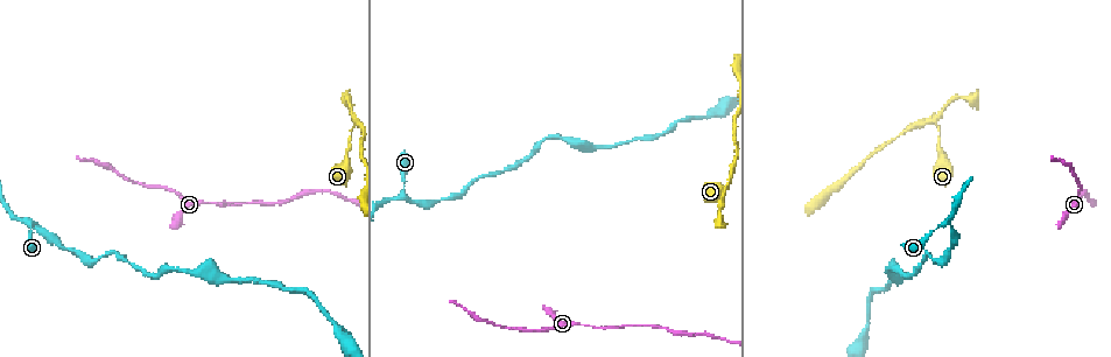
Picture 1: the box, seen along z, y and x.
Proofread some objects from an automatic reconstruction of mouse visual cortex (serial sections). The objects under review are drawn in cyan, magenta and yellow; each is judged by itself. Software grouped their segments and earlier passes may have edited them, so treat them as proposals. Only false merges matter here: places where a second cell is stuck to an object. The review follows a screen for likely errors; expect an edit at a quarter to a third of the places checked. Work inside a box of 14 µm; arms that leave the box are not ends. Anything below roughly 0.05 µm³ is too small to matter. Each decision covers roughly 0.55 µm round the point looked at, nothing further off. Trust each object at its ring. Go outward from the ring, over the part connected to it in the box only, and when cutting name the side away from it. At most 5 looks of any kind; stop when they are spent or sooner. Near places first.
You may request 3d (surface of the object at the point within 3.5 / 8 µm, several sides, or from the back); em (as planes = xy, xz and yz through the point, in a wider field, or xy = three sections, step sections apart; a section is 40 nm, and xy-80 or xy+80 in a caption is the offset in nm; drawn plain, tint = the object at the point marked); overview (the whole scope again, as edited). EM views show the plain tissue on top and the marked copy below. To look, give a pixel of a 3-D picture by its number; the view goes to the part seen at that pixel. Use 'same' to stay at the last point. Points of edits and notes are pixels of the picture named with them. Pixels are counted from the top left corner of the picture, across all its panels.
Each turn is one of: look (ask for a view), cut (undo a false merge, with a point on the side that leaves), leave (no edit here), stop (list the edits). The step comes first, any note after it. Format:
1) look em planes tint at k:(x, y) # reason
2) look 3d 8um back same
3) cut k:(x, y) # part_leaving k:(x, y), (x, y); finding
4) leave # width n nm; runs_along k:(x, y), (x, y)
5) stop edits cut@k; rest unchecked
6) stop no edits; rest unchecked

look 3d 3.5um at 1:(32, 224) # three arms meet

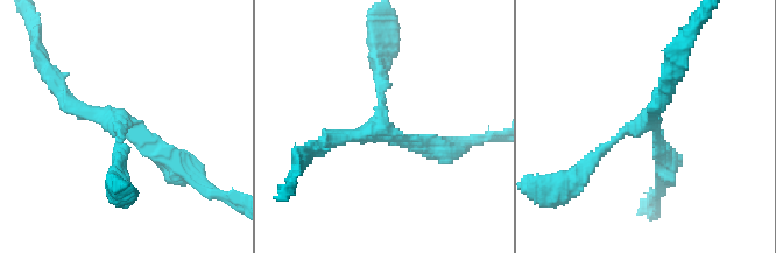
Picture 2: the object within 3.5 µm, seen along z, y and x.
look em planes tint at 2:(117, 121) # arms 3; arm_widths 150, 200, 250 nm

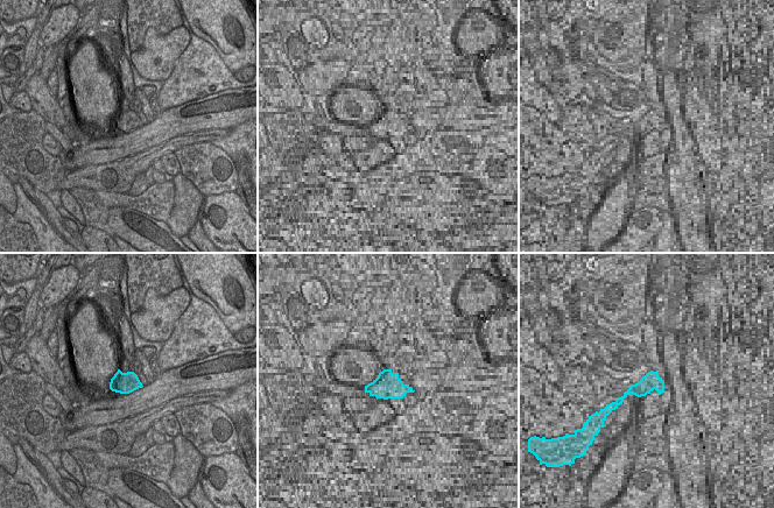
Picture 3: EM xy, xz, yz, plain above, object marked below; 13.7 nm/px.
leave # runs_along 2:(380, 69), (380, 126), (437, 150); all the same cell

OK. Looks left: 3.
look 3d 8um at 1:(351, 132) # narrows sharply

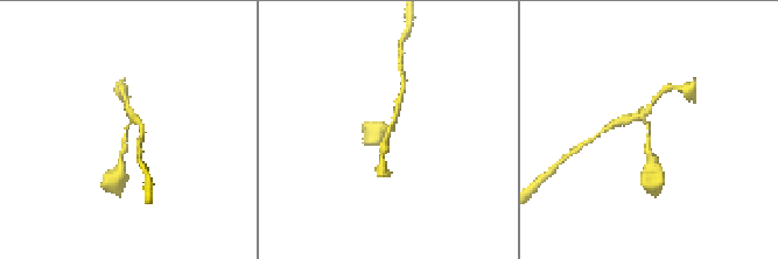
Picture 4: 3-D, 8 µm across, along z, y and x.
look 3d 3.5um at 4:(126, 129) # zoom in

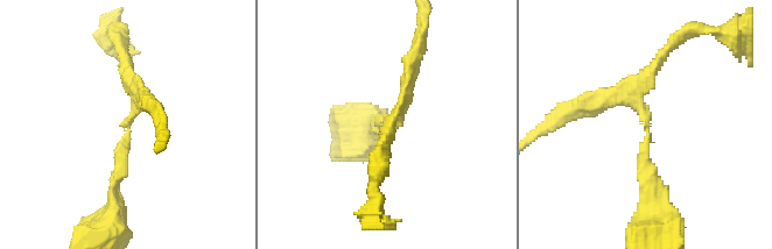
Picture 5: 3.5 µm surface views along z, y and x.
look em xy step 2 tint at 5:(646, 127) # arms 3; arm_widths 150, 200, 200 nm

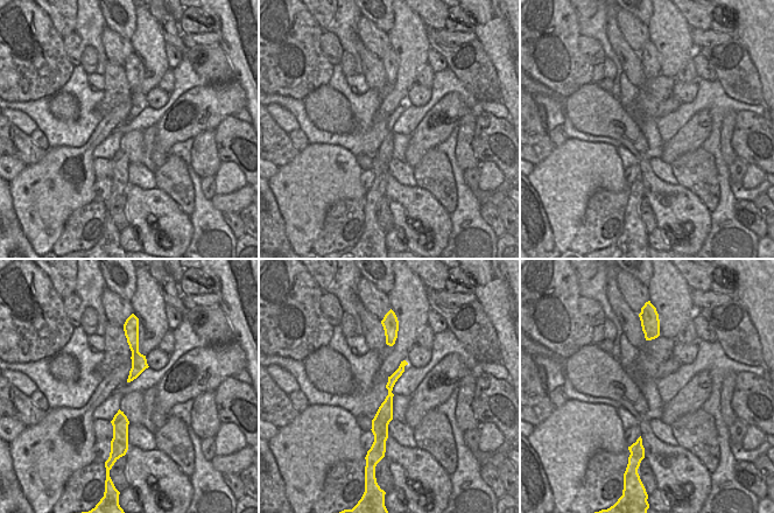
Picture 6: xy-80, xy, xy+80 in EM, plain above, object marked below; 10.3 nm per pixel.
leave # runs_along 5:(653, 200), (647, 114), (626, 97), (599, 104); continuous, no second cell

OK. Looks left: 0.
stop no edits; rest unchecked

